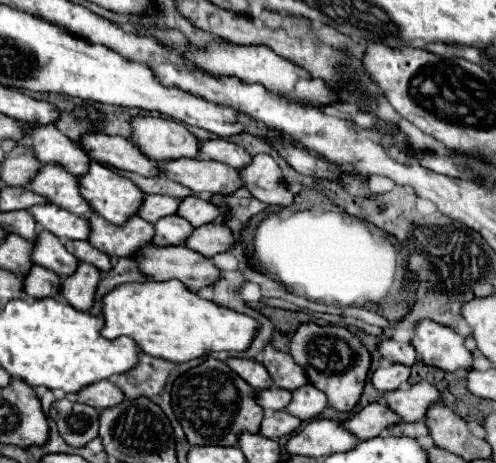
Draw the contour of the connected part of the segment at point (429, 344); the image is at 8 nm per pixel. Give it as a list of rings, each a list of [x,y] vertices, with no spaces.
[[[423,320],[415,326],[411,344],[415,346],[421,362],[429,366],[447,372],[469,372],[473,368],[473,354],[467,350],[463,336],[433,320]]]

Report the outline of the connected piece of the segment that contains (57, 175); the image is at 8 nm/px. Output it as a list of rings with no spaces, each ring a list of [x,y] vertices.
[[[49,164],[49,166],[43,166],[39,170],[39,174],[31,180],[31,190],[35,194],[49,198],[59,208],[65,208],[73,214],[85,216],[91,212],[91,206],[81,196],[79,188],[77,188],[77,180],[79,180],[77,176],[65,172],[59,166]]]

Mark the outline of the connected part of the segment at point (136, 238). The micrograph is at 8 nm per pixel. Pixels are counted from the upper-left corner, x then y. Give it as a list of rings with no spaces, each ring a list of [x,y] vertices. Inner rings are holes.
[[[93,214],[89,222],[93,228],[89,242],[109,256],[135,258],[145,246],[153,244],[153,224],[139,216],[133,216],[123,226],[115,226],[97,214]]]

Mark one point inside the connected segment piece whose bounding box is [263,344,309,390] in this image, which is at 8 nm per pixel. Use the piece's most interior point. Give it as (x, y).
(286, 374)

